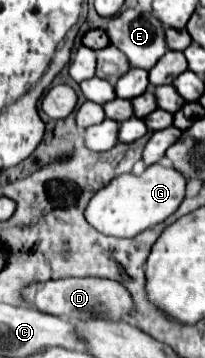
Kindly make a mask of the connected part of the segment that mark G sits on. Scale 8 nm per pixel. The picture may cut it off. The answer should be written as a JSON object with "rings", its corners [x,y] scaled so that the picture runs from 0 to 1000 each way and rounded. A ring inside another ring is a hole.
{"rings":[[[741,458],[712,469],[702,486],[595,486],[566,492],[527,520],[478,531],[420,581],[420,615],[478,637],[498,654],[576,659],[576,665],[644,665],[683,654],[722,631],[751,631],[810,615],[898,559],[907,536],[907,497],[849,475],[839,464]]]}

